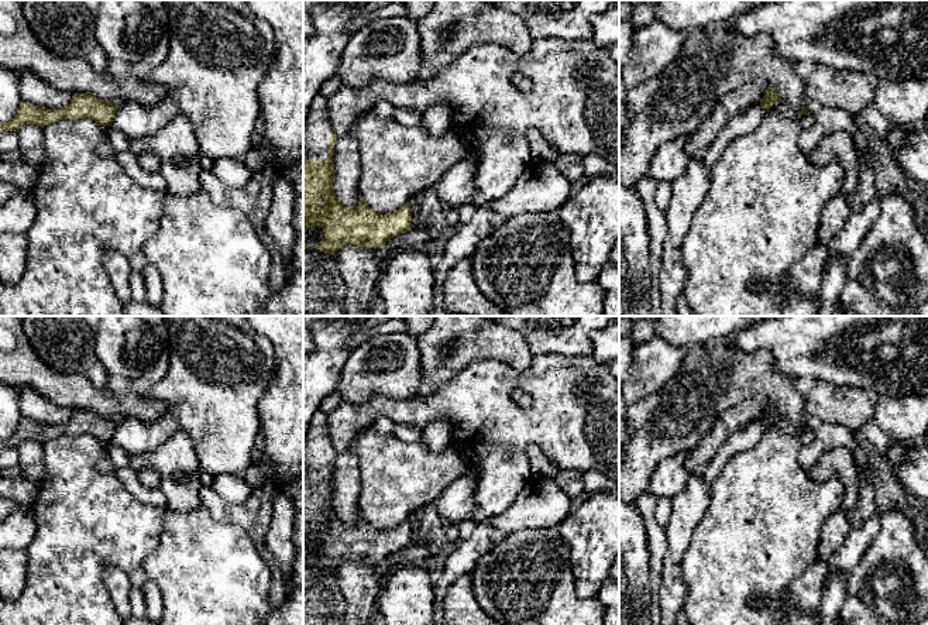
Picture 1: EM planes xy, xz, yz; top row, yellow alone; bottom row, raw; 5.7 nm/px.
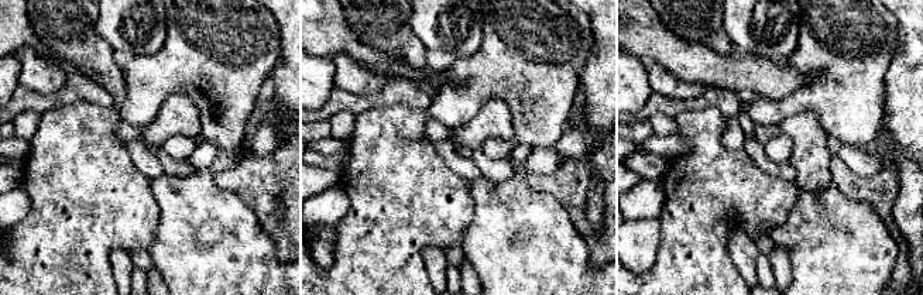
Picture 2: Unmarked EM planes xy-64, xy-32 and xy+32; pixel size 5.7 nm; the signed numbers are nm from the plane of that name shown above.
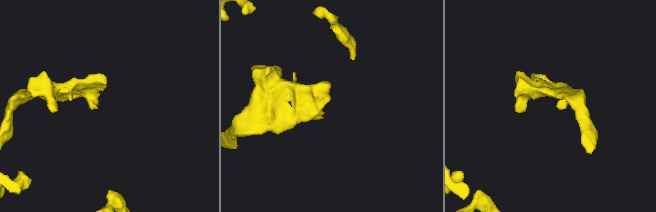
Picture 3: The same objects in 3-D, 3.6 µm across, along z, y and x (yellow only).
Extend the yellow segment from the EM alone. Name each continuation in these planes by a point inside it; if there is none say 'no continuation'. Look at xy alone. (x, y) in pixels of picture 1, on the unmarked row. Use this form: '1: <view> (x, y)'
no continuation

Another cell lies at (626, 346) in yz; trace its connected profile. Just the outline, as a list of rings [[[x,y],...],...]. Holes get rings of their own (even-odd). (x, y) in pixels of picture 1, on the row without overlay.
[[[630,333],[619,337],[619,391],[629,374],[633,363],[636,343],[632,340]]]

